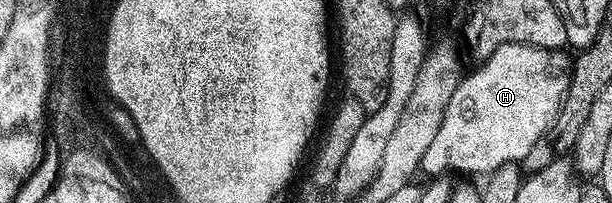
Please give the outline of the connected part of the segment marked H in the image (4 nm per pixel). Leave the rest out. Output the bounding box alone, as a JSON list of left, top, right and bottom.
[420,44,574,178]

